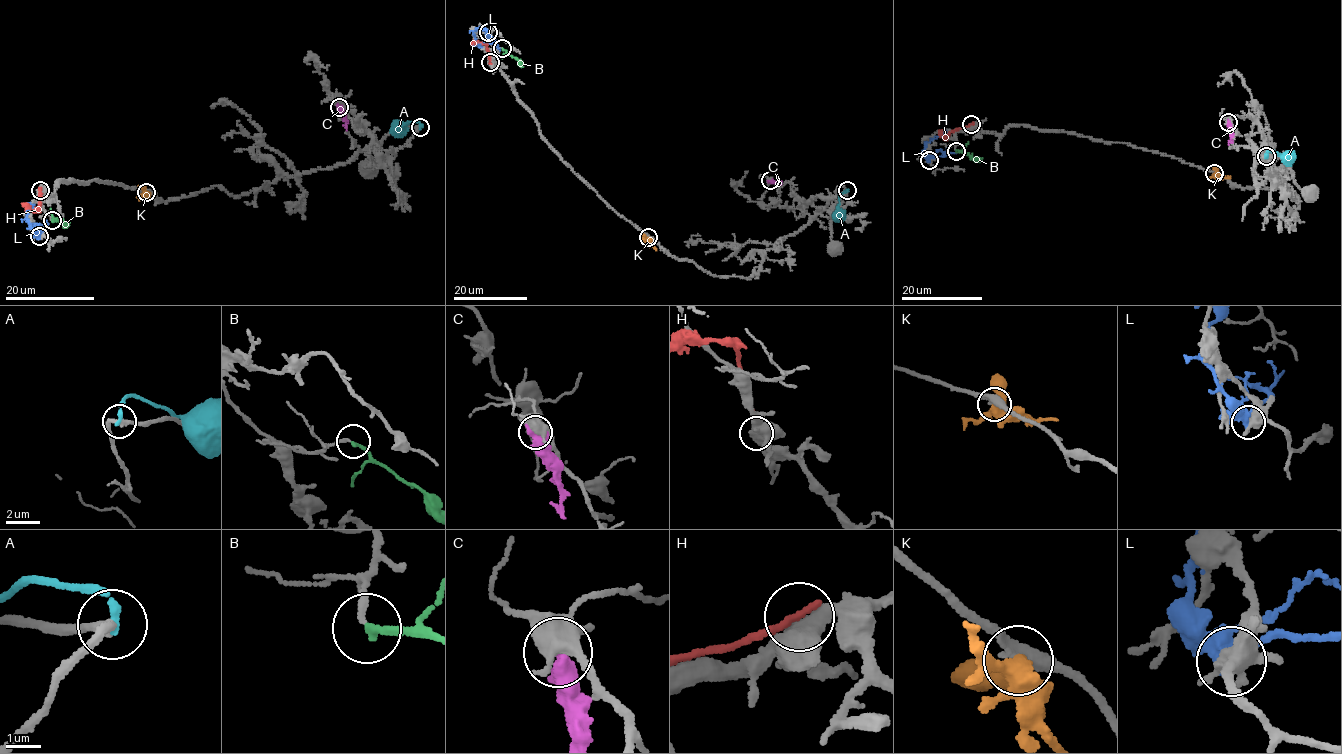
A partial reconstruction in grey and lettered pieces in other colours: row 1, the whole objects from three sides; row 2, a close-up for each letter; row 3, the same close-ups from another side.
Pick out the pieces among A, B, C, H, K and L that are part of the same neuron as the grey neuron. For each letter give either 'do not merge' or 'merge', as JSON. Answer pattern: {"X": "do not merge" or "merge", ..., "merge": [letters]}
{"A": "do not merge", "B": "merge", "C": "do not merge", "H": "do not merge", "K": "do not merge", "L": "do not merge", "merge": ["B"]}

